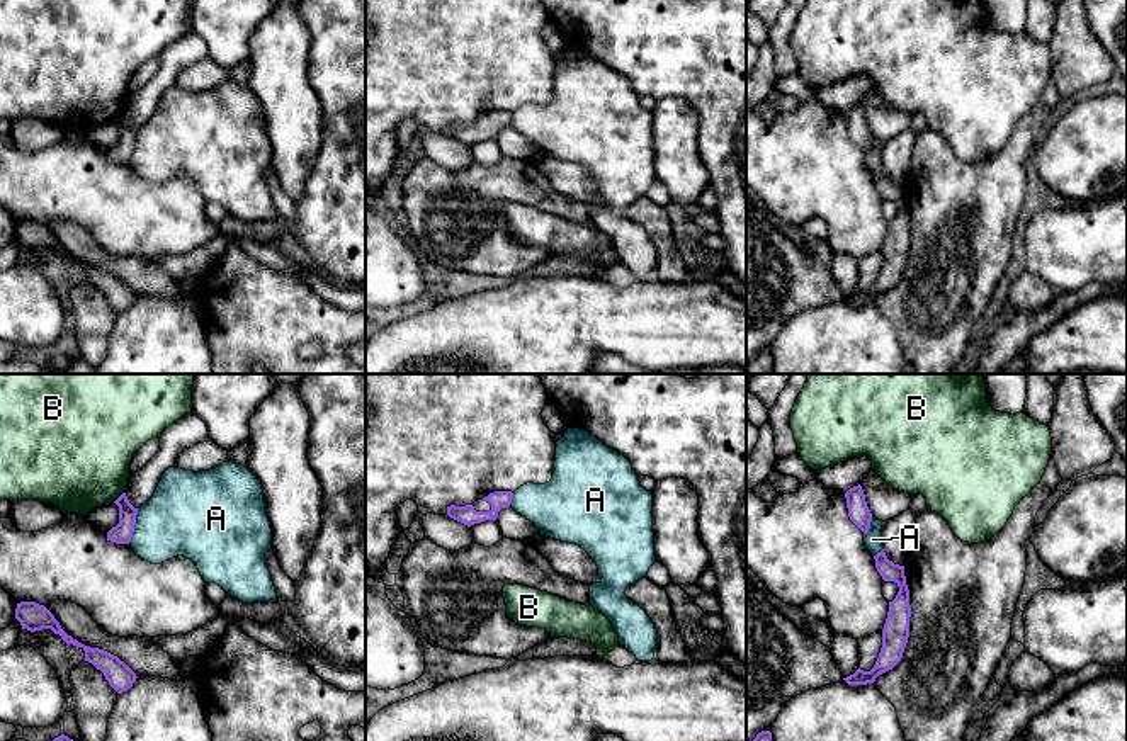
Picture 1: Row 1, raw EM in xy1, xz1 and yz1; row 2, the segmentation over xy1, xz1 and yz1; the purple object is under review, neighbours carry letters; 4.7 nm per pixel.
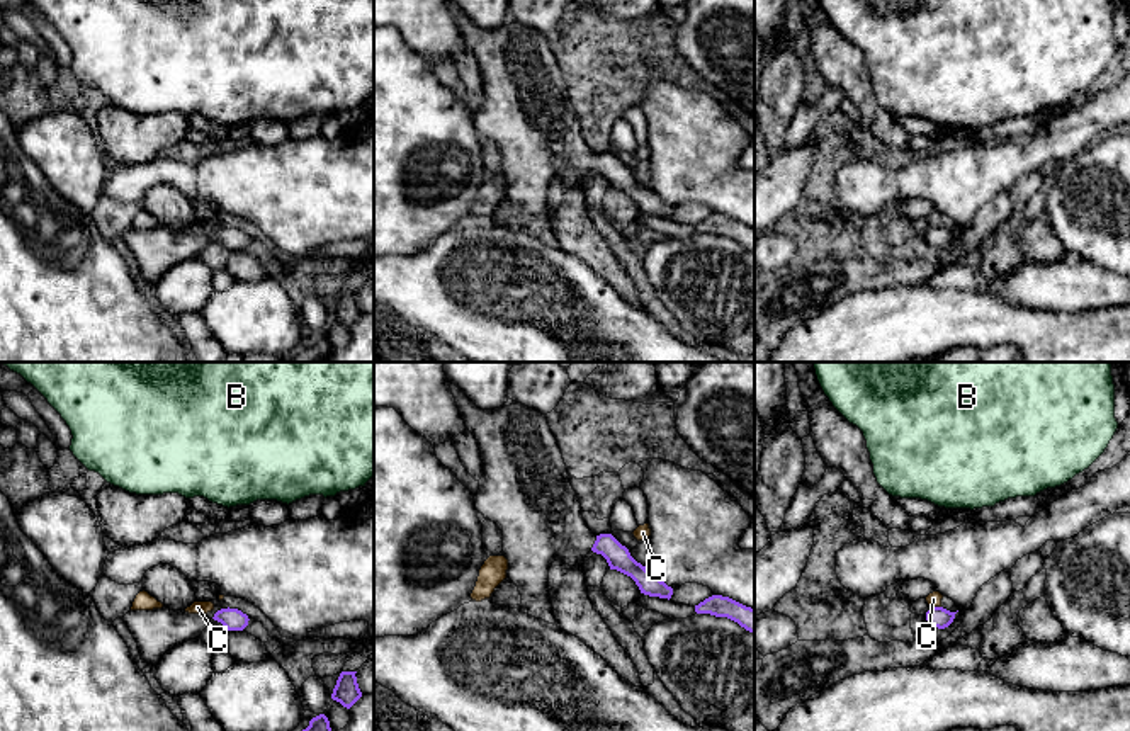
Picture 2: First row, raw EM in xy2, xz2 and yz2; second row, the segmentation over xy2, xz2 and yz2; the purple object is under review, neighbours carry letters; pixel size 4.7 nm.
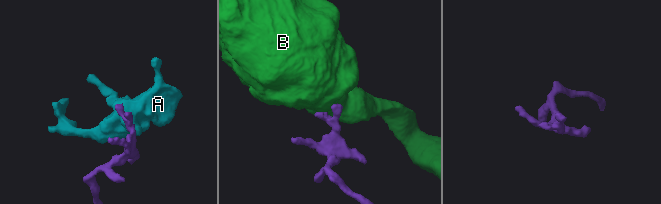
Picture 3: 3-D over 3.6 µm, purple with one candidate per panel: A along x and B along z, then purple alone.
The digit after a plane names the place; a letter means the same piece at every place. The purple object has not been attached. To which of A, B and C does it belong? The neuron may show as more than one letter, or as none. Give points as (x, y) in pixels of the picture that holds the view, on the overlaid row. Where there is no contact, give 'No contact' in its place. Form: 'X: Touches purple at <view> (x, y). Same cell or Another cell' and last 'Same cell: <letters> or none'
A: Touches purple at xy1 (135, 524). Another cell
B: Touches purple at xy1 (119, 497). Another cell
C: Touches purple at yz2 (935, 607). Another cell
Same cell: none

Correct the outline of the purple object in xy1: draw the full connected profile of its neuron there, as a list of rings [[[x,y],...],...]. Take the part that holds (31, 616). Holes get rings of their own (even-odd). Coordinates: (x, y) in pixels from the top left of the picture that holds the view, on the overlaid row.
[[[20,602],[15,608],[15,619],[20,622],[22,629],[31,632],[51,629],[54,634],[59,634],[66,644],[82,648],[85,651],[85,661],[100,670],[117,693],[126,692],[136,682],[136,673],[117,656],[99,648],[85,646],[68,636],[44,605],[36,602]]]

